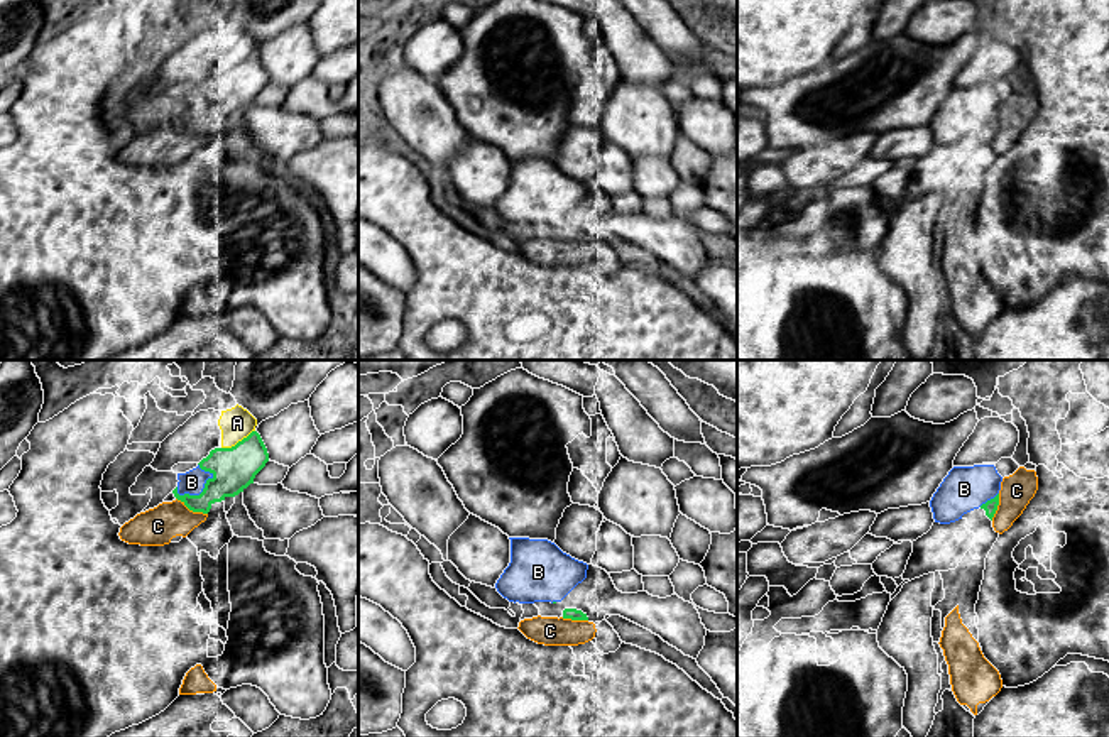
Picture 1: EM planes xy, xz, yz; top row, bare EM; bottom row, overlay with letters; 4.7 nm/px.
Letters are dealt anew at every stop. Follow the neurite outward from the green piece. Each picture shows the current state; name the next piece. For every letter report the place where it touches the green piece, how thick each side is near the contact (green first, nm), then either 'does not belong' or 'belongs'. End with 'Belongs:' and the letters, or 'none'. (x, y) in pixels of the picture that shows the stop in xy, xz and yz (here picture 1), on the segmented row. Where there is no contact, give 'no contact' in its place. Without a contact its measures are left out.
A: meets green in xy at (239, 442); 220 nm thick on the green side, 160 nm on the other; does not belong
B: meets green in xy at (196, 496); 220 nm thick on the green side, 120 nm on the other; belongs
C: meets green in xy at (191, 509); 180 nm thick on the green side, 180 nm on the other; does not belong
Belongs: B

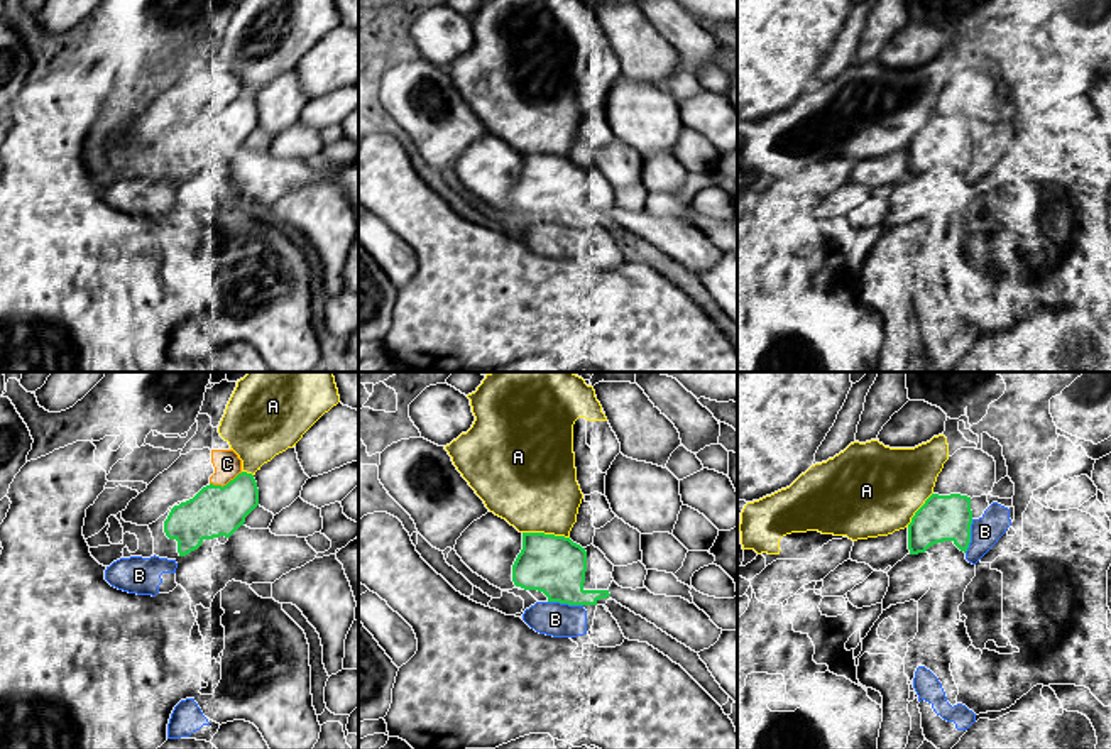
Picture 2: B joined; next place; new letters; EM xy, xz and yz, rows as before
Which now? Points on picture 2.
A: meets green in xz at (547, 535); 280 nm thick on the green side, 420 nm on the other; does not belong
B: meets green in xz at (565, 602); 280 nm thick on the green side, 160 nm on the other; does not belong
C: meets green in xy at (227, 484); 240 nm thick on the green side, 130 nm on the other; does not belong
Belongs: none

